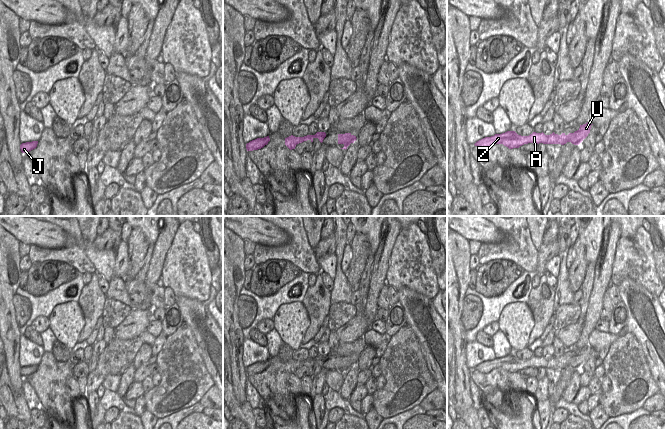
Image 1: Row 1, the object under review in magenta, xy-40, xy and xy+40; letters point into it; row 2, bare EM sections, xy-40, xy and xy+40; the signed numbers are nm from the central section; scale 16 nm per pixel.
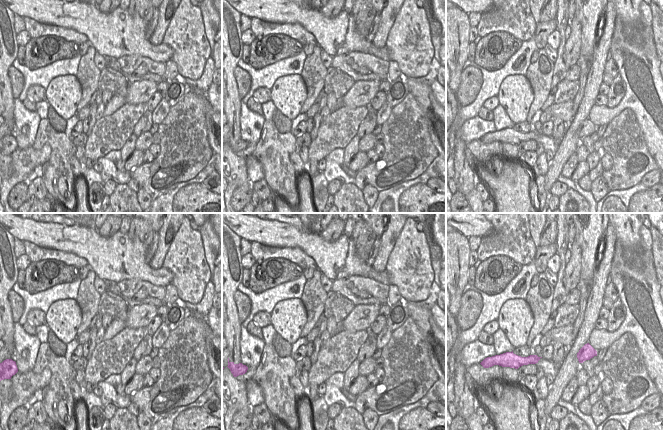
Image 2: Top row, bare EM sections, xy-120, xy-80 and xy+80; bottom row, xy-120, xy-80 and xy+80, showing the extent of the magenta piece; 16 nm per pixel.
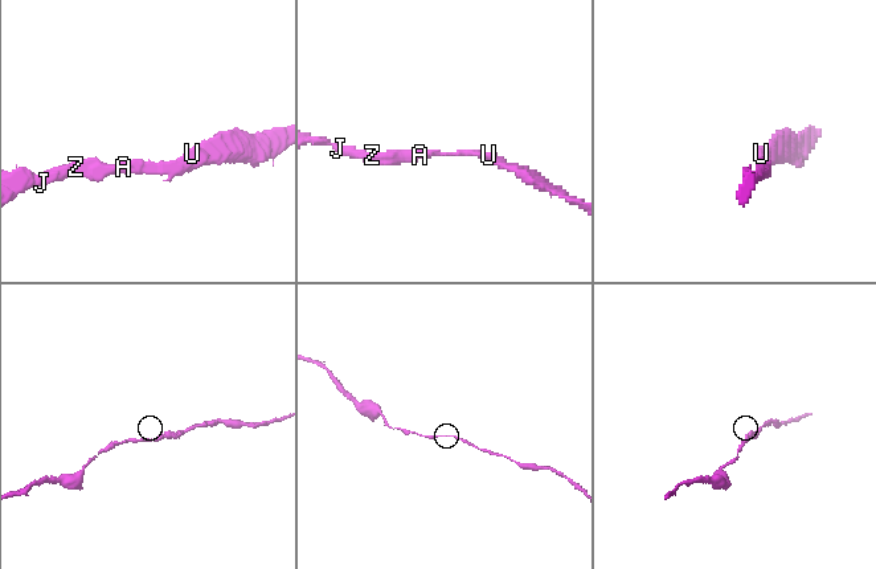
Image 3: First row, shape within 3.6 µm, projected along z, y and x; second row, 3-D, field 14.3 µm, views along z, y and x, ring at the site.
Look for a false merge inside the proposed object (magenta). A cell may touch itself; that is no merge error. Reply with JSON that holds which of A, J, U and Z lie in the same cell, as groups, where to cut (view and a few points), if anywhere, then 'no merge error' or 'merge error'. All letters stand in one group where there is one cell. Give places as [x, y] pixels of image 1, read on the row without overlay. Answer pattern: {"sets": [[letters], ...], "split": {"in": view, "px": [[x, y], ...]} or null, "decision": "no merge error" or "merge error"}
{"sets": [["A", "J", "U", "Z"]], "split": null, "decision": "no merge error"}

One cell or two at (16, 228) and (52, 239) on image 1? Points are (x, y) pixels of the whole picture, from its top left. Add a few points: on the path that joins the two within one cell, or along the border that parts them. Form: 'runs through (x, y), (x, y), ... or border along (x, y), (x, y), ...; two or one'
runs through (25, 229), (43, 234); one

